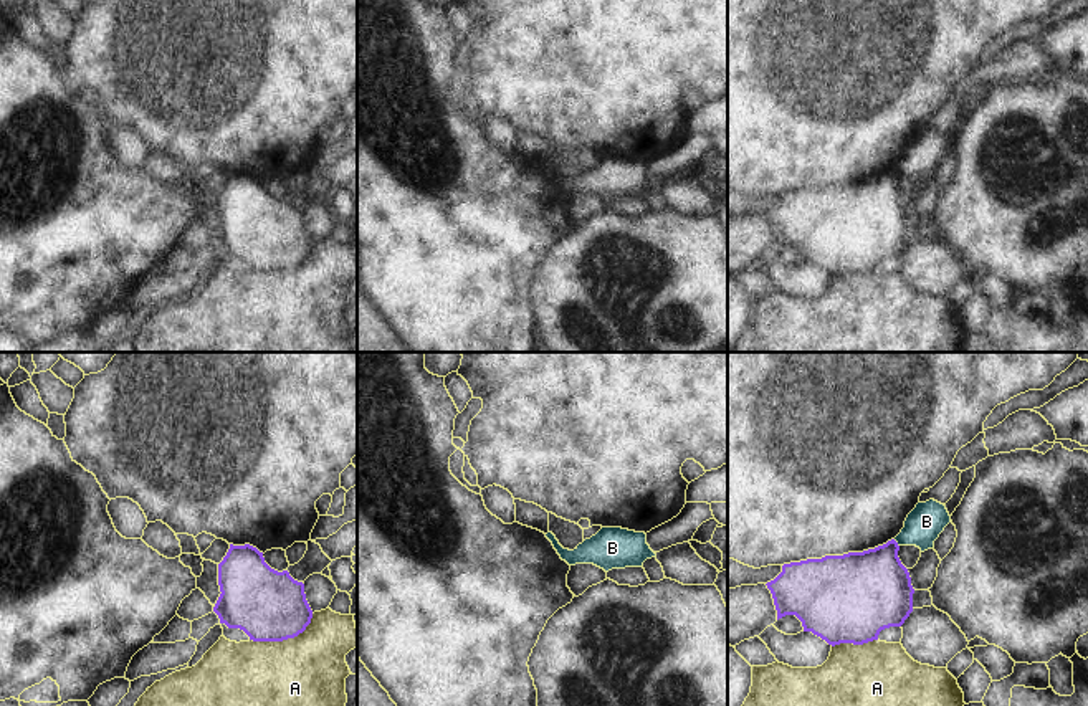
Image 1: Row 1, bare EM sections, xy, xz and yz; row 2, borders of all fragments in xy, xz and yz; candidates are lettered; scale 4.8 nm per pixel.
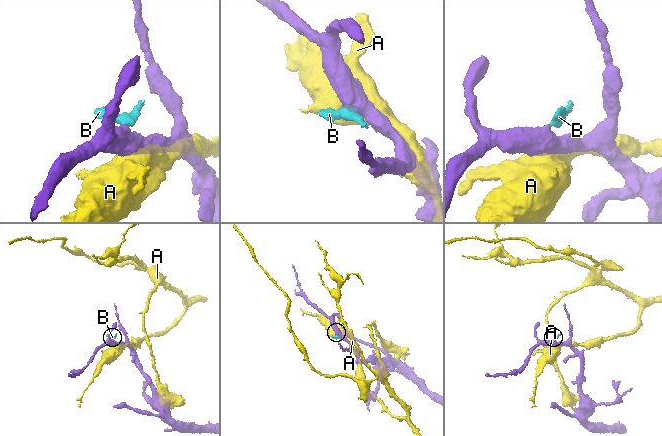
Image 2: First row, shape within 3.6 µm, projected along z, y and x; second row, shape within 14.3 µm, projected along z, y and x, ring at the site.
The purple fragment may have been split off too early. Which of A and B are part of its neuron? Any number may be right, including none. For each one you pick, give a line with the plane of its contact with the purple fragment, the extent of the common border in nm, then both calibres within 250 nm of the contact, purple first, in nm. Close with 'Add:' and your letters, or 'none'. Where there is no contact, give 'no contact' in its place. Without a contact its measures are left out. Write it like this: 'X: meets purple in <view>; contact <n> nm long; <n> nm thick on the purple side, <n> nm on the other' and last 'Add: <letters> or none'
Add: none

